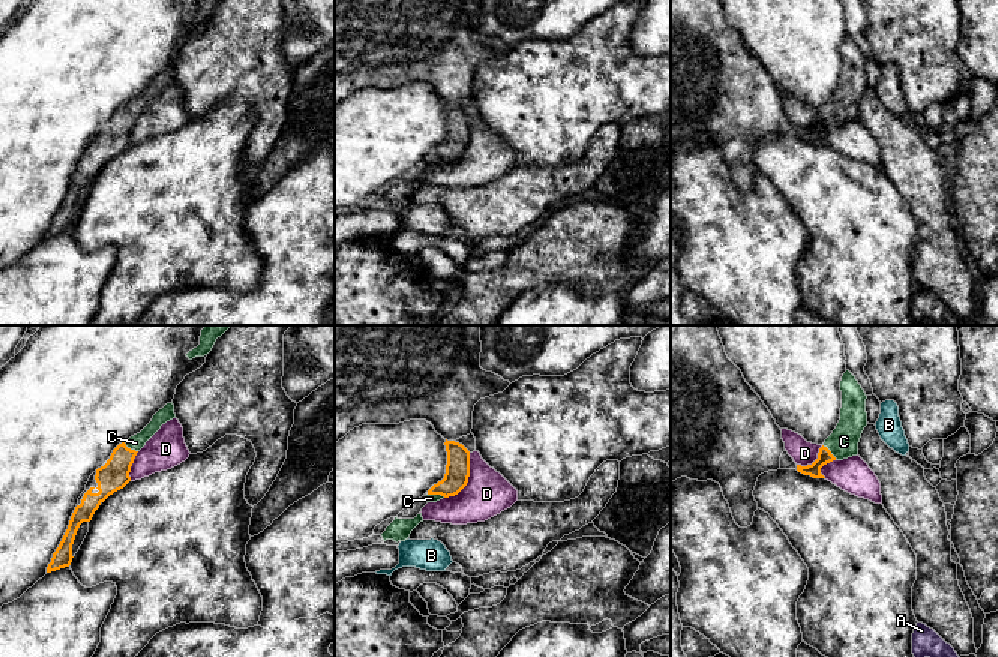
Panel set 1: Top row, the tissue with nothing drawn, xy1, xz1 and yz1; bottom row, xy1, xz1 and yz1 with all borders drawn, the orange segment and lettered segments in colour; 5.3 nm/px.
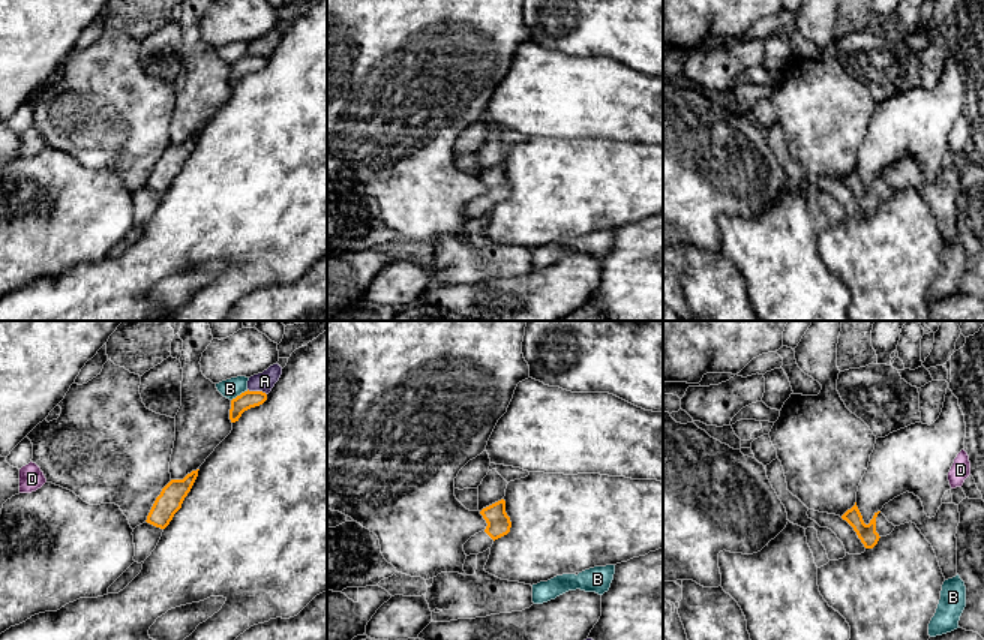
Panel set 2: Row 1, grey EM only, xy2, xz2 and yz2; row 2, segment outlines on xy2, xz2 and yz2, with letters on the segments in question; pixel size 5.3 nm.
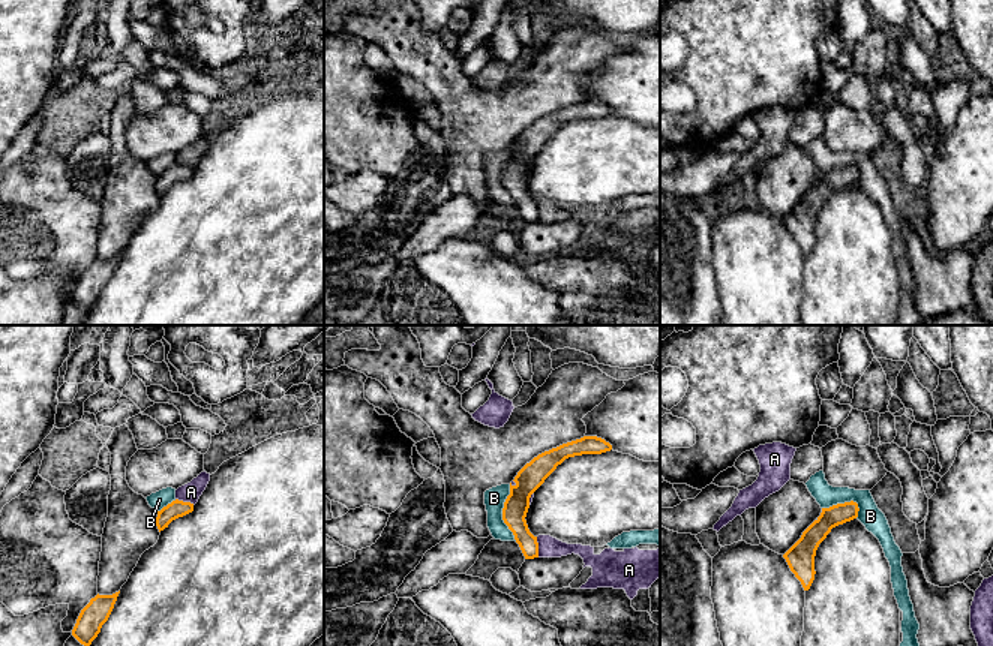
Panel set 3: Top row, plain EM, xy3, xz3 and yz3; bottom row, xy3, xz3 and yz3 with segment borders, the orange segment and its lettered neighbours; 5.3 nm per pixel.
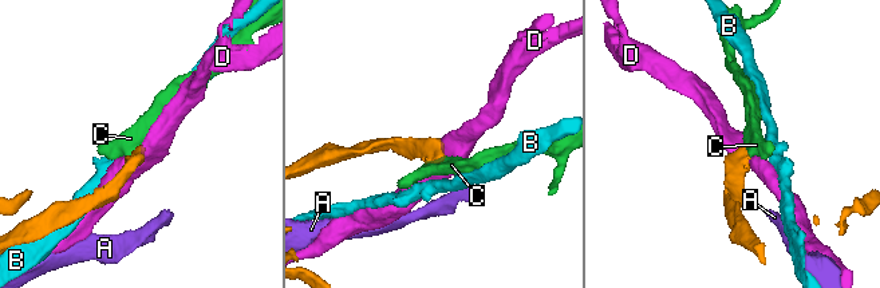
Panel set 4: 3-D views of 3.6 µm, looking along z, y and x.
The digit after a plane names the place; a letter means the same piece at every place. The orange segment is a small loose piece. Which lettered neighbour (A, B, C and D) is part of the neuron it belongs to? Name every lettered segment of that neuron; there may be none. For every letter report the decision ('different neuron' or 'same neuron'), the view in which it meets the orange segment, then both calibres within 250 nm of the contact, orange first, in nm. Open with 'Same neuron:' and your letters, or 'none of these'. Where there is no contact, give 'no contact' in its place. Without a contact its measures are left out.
Same neuron: C
A: different neuron; contact in xz3; calibres 130 and 110 nm
B: different neuron; contact in xz3; calibres 140 and 110 nm
C: same neuron; contact in xy1; calibres 160 and 80 nm
D: different neuron; contact in xz1; calibres 130 and 240 nm

